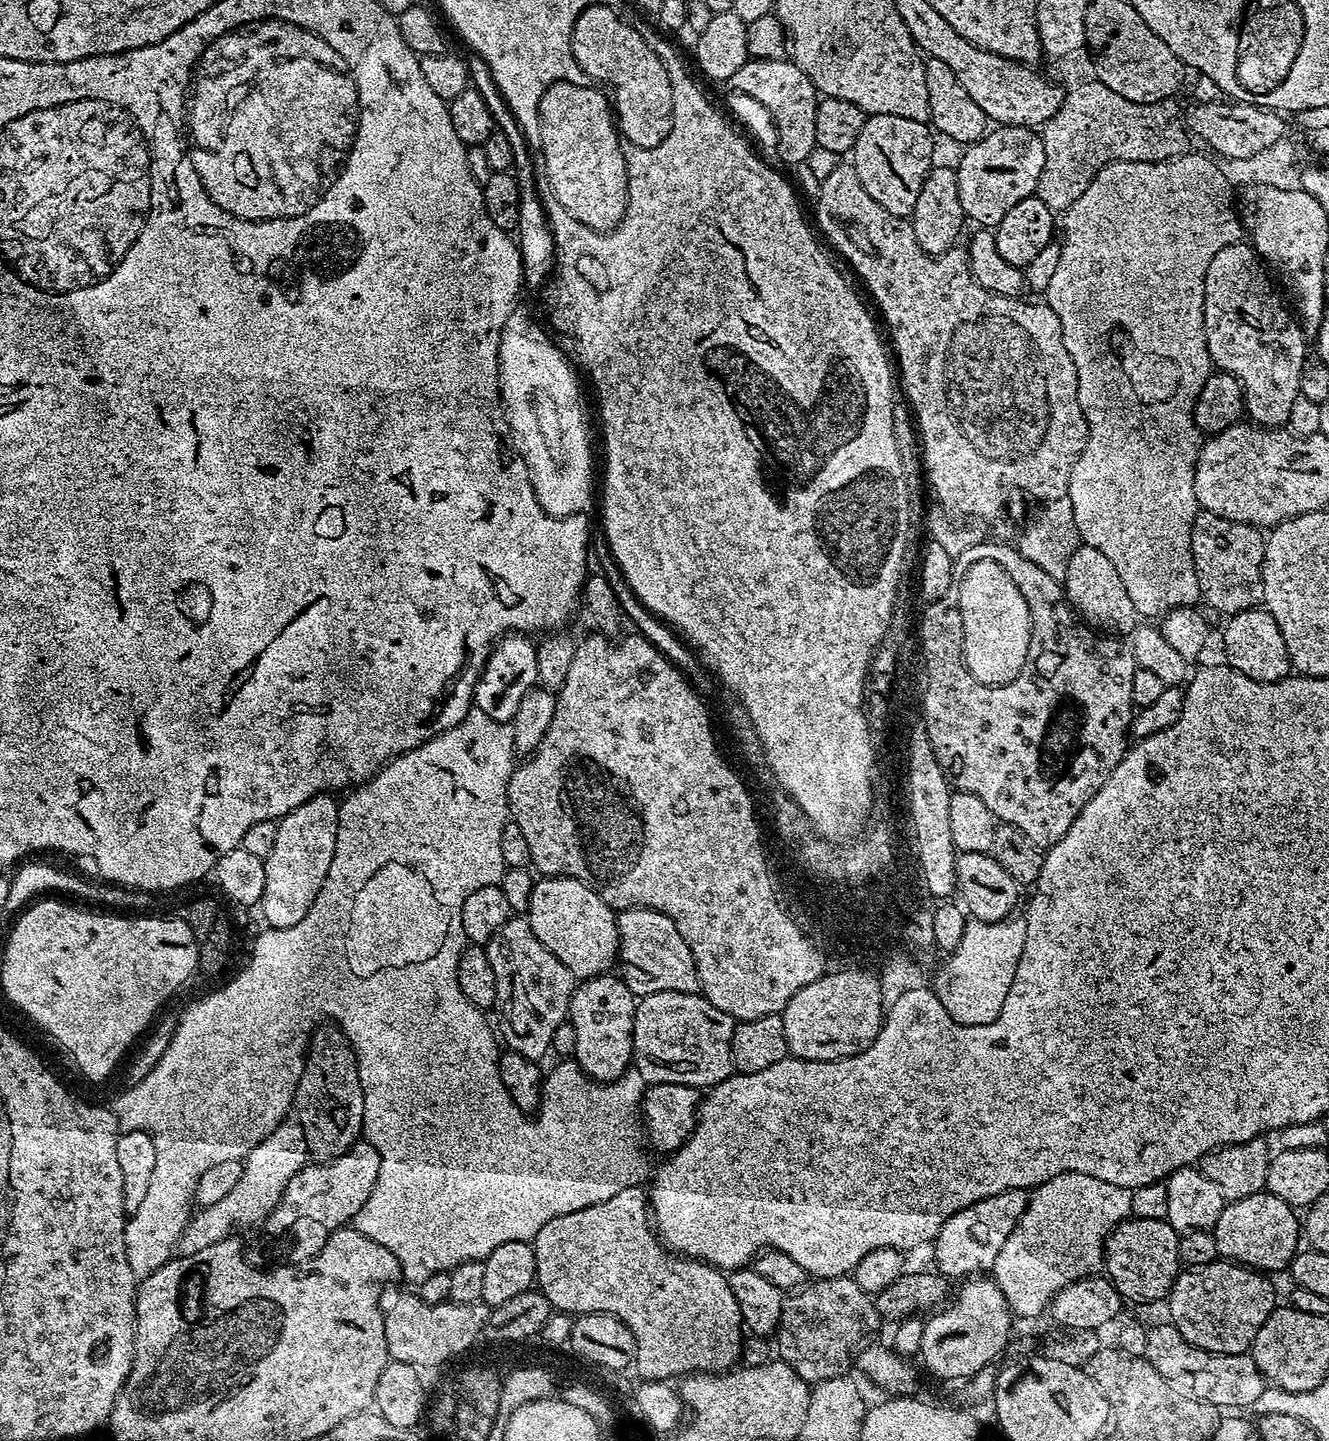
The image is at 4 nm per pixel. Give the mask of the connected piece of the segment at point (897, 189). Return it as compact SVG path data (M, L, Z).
M894 114L869 115L865 119L862 131L858 133L858 142L854 142L852 147L850 163L858 174L858 182L866 186L866 194L870 194L870 198L874 198L878 206L890 210L890 214L911 217L918 202L918 190L922 190L922 182L926 182L928 171L934 166L931 135L933 136L933 133L928 124L914 122L910 118L898 118Z

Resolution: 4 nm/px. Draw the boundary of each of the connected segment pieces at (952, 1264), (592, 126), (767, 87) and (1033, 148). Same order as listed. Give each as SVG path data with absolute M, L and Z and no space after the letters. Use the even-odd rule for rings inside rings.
M1023 1188L1006 1190L997 1196L986 1198L982 1202L974 1202L966 1210L958 1210L938 1230L934 1247L936 1247L935 1271L945 1278L960 1276L972 1278L983 1270L994 1266L994 1258L998 1258L998 1250L1002 1250L1006 1238L1014 1230L1014 1226L1022 1218L1028 1205L1029 1193Z
M559 80L556 83L552 83L542 94L542 98L539 100L539 151L542 150L542 162L544 168L542 168L542 174L547 178L547 182L550 184L550 188L554 193L554 198L558 202L562 203L562 206L572 217L577 218L578 222L582 222L583 225L590 226L596 232L609 232L616 228L620 224L620 220L625 214L625 210L628 205L628 169L627 169L627 157L622 152L622 140L619 135L619 131L615 125L614 113L611 109L611 103L607 95L597 87L593 85L583 83L572 83L569 80Z
M750 58L726 81L727 87L733 92L741 92L762 102L769 111L770 118L777 128L777 144L774 149L788 164L803 165L808 159L810 150L816 148L816 131L814 118L818 93L814 82L806 78L804 71L790 58L779 60L758 60Z
M996 126L975 144L967 145L963 149L964 157L960 164L955 165L958 178L958 198L962 202L962 210L973 225L983 226L989 230L995 229L1002 218L1006 218L1006 210L1011 210L1022 202L1022 198L1033 195L1038 186L1038 178L1042 178L1042 166L1046 166L1046 150L1044 137L1039 131L1018 126Z

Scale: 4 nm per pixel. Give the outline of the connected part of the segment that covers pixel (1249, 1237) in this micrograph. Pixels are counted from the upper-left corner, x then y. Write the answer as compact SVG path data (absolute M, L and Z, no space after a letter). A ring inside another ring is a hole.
M1265 1190L1225 1203L1212 1233L1223 1259L1265 1274L1283 1273L1301 1247L1302 1220L1286 1201Z

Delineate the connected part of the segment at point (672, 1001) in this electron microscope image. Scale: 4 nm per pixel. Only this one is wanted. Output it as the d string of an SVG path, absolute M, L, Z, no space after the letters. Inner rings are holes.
M659 992L643 997L637 1003L634 1014L634 1034L632 1035L632 1064L645 1085L658 1083L682 1083L699 1090L707 1090L712 1085L733 1075L732 1035L737 1021L726 1010L718 1010L703 994L678 994Z

